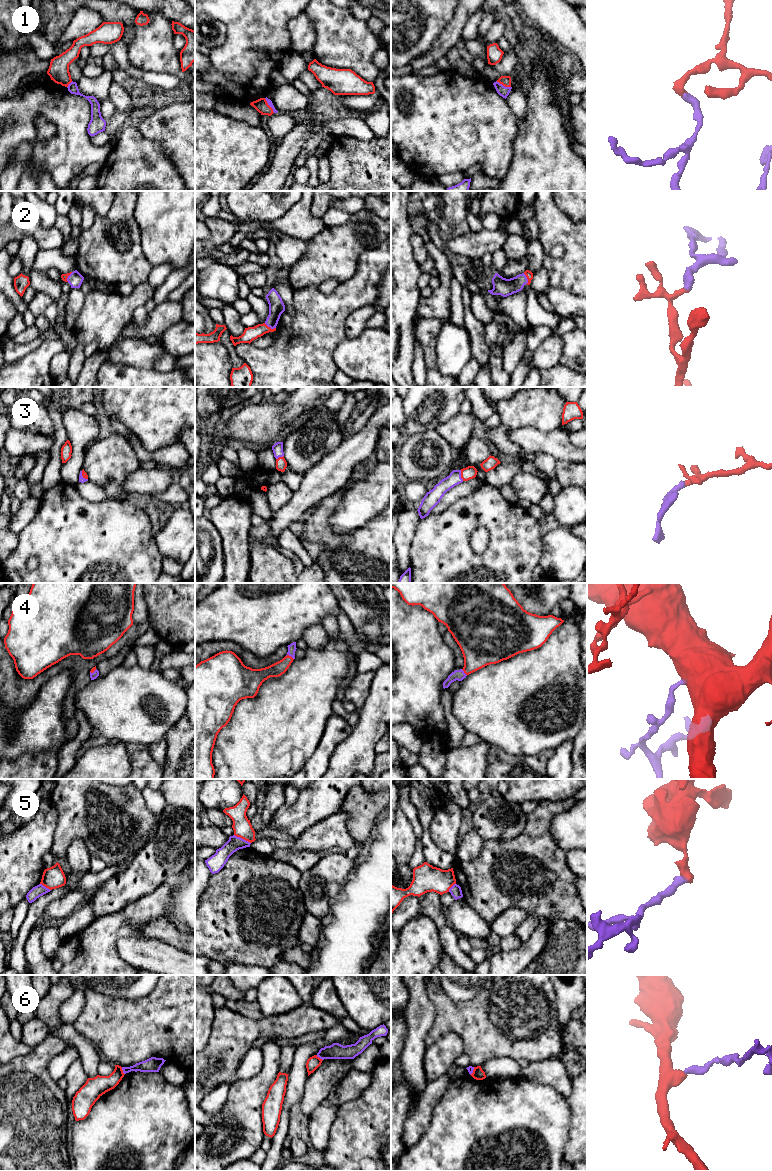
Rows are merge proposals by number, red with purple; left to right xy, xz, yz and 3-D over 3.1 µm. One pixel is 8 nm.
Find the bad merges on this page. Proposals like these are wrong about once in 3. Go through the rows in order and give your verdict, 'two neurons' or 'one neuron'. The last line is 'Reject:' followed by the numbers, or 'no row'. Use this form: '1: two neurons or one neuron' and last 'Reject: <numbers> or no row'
1: one neuron
2: one neuron
3: one neuron
4: one neuron
5: two neurons
6: two neurons
Reject: 5, 6

